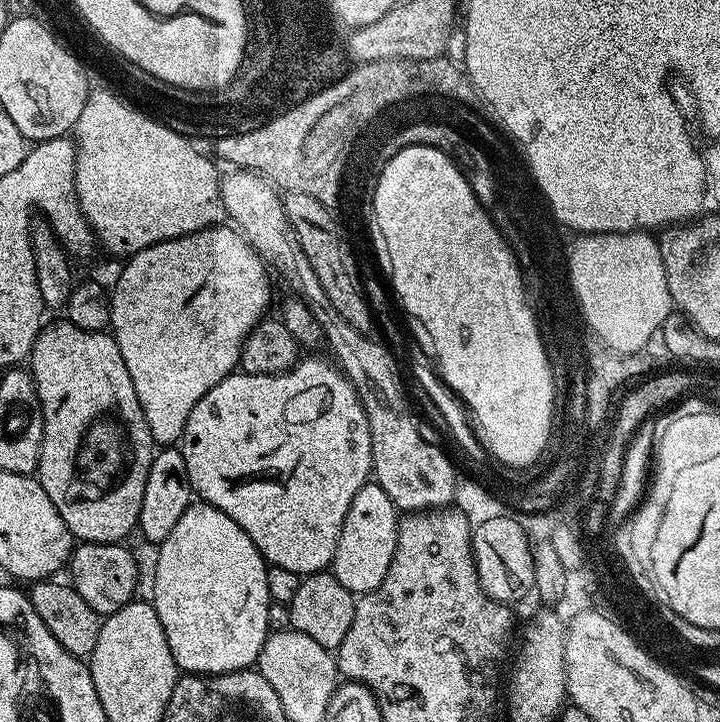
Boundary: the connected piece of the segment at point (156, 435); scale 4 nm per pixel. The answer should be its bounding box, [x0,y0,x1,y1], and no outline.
[110,227,272,446]

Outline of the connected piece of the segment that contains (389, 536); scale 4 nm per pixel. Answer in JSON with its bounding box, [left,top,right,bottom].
[330,482,398,594]

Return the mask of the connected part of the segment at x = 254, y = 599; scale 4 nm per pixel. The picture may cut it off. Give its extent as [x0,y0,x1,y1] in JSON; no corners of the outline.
[150,502,270,675]

